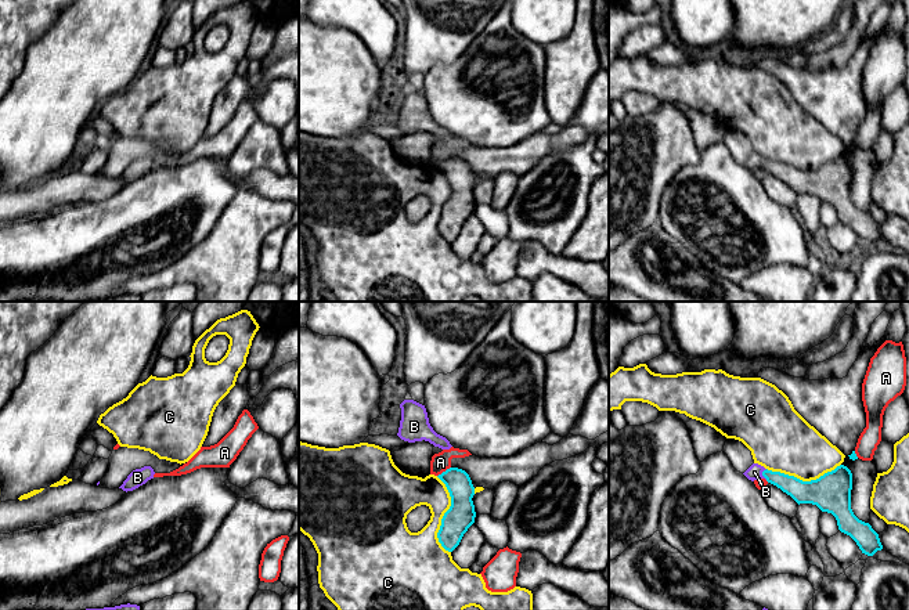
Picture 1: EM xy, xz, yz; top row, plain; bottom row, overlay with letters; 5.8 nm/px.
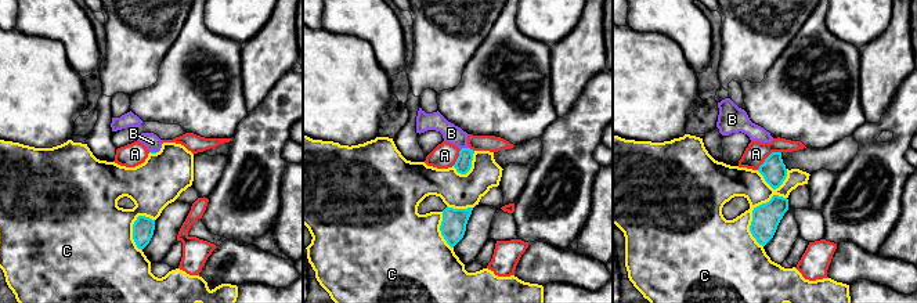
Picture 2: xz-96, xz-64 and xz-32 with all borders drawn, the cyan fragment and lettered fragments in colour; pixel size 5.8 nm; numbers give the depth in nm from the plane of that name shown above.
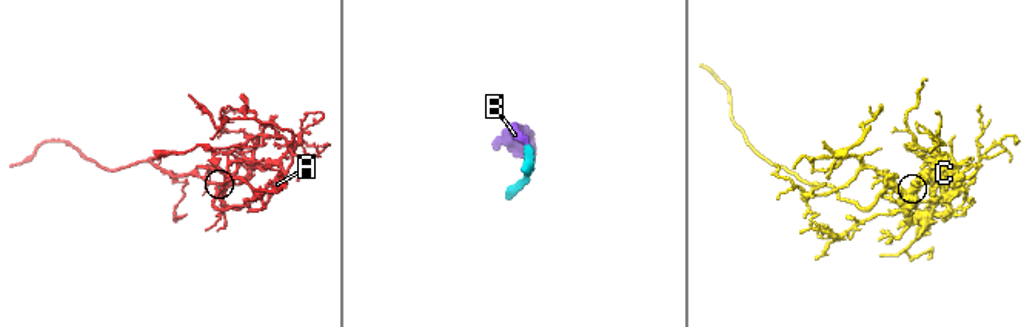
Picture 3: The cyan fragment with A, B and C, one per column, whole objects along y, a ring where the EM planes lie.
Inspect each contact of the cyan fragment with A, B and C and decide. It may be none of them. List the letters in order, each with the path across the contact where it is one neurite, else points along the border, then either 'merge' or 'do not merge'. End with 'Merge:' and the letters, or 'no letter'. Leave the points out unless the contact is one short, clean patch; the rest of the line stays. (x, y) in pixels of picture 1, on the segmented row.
A: do not merge
B: runs through yz (801, 491), (785, 482), (763, 475), (754, 472); merge
C: do not merge
Merge: B

